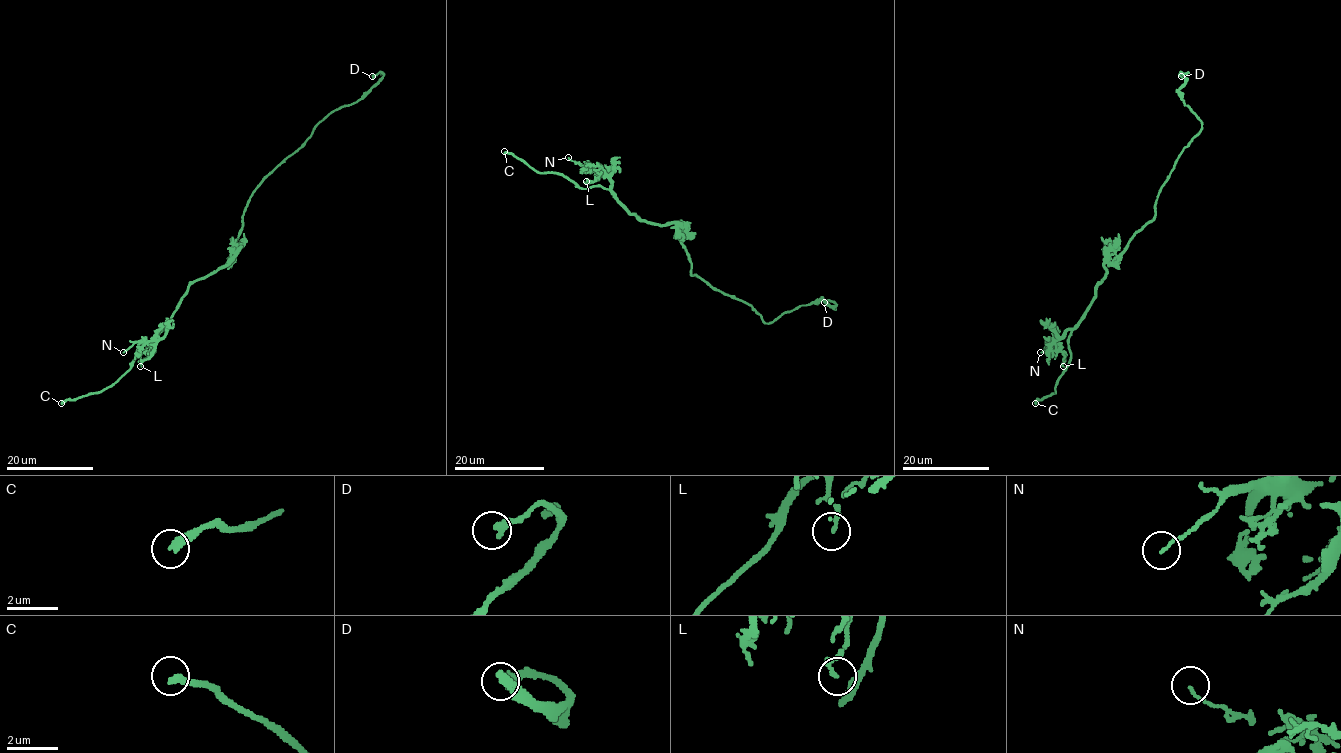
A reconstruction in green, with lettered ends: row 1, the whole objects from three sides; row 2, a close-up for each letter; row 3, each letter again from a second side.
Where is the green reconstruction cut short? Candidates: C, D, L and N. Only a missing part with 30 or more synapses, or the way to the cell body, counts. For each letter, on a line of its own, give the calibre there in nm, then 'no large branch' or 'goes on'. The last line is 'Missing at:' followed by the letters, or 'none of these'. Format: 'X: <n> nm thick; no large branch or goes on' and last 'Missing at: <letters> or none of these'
C: 320 nm thick; goes on
D: 340 nm thick; no large branch
L: 190 nm thick; no large branch
N: 80 nm thick; no large branch
Missing at: C

